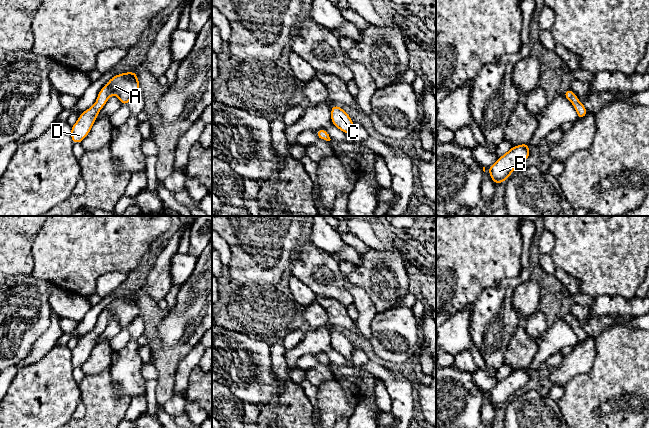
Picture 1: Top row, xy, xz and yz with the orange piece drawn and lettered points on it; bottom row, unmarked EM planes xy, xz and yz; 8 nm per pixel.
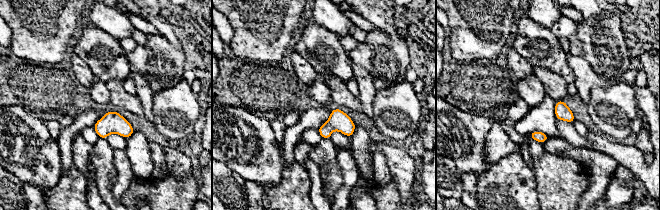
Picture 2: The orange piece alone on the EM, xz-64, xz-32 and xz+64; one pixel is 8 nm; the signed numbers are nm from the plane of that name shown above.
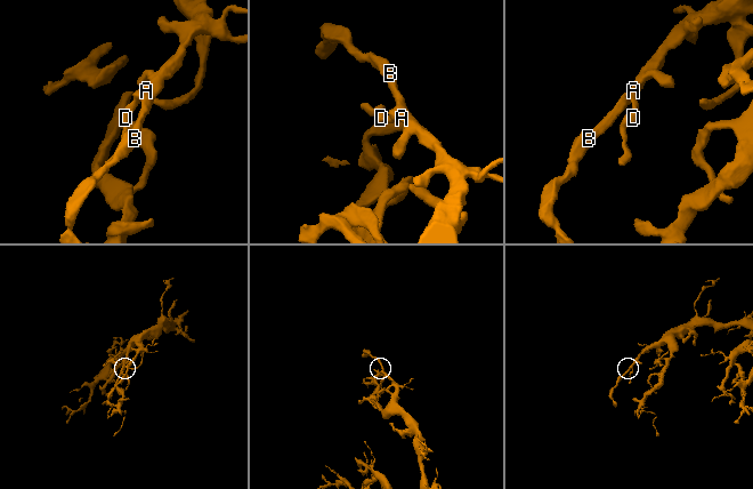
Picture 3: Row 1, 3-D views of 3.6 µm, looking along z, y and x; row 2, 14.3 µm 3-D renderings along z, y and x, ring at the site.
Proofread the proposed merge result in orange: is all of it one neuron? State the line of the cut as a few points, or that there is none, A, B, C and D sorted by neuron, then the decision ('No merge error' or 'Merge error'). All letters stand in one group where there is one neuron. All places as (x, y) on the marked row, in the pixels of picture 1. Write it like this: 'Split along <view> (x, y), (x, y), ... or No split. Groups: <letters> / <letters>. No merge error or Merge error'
No split. Groups: A B C D. No merge error

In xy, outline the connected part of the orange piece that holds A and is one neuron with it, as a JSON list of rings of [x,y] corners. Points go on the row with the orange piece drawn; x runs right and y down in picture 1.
[[[135,71],[113,76],[99,91],[96,103],[82,112],[76,123],[72,125],[71,139],[73,144],[81,143],[90,133],[98,113],[105,106],[111,95],[115,94],[119,98],[122,106],[127,105],[132,97],[139,92],[140,87]]]

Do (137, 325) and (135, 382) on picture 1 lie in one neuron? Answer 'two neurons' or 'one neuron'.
one neuron

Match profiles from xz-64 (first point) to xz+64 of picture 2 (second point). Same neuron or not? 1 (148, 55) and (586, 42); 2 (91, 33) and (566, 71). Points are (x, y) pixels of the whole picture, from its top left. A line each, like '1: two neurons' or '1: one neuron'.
1: one neuron
2: one neuron

